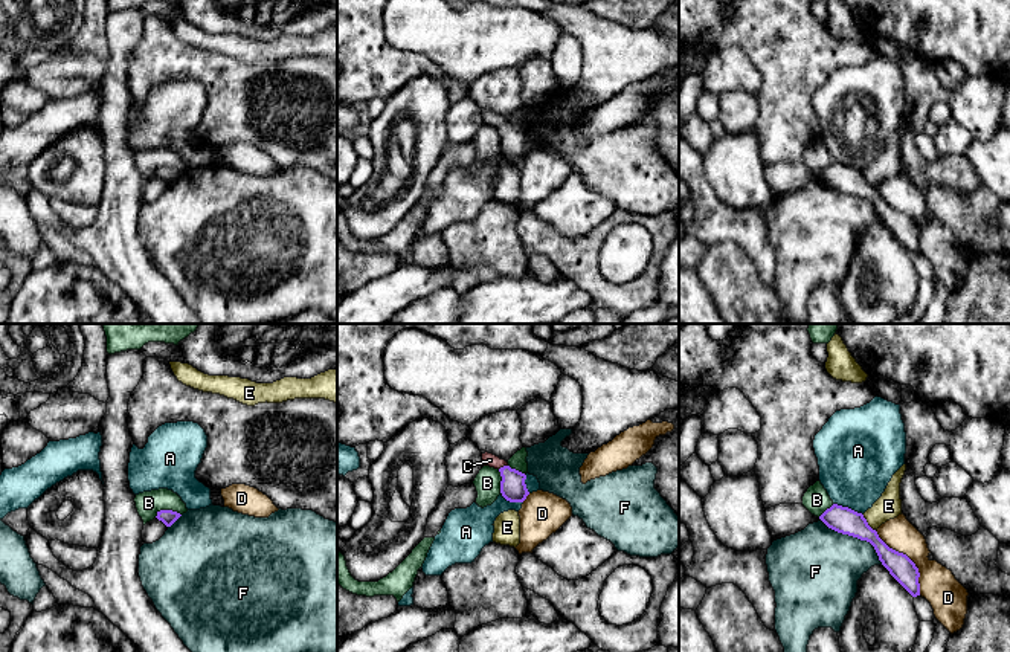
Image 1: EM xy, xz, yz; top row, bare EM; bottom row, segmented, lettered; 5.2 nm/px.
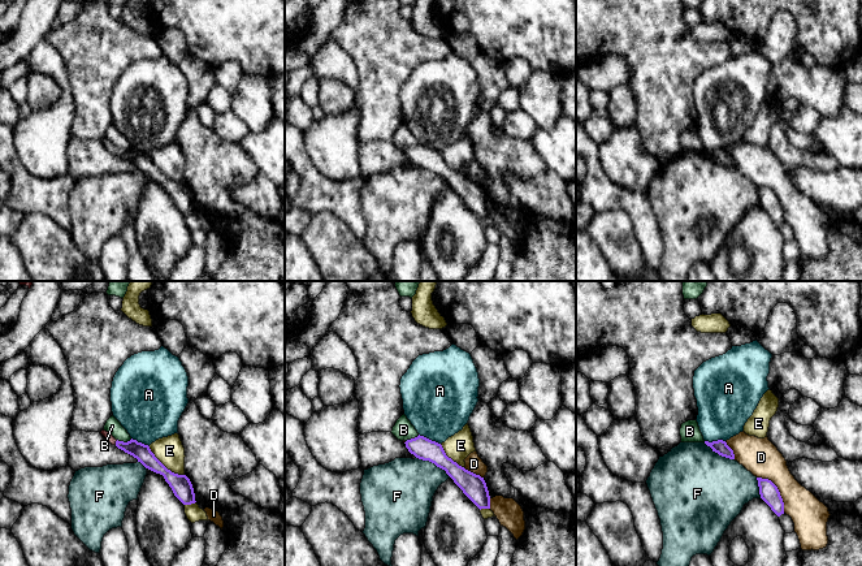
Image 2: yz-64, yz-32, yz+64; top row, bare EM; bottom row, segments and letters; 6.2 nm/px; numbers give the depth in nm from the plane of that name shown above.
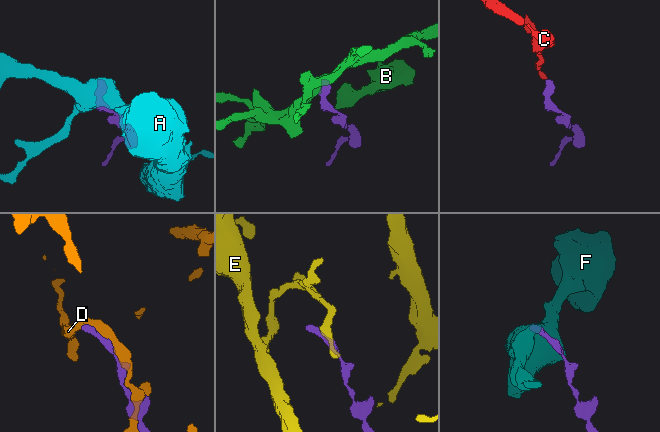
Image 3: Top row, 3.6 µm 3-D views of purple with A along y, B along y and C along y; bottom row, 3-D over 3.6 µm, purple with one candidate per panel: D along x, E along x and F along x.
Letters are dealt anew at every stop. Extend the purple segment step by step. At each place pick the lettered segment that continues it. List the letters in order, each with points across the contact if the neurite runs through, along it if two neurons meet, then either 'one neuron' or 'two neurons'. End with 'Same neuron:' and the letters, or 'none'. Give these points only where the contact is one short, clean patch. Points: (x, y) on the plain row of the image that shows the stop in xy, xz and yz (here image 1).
A: border along yz (833, 161), (850, 165), (862, 173); two neurons
B: border along xy (180, 173), (171, 168), (160, 168), (154, 174); two neurons
C: runs through xz (513, 145), (513, 138), (504, 124), (490, 118); one neuron
D: two neurons
E: border along yz (862, 173), (874, 188); two neurons
F: two neurons
Same neuron: C

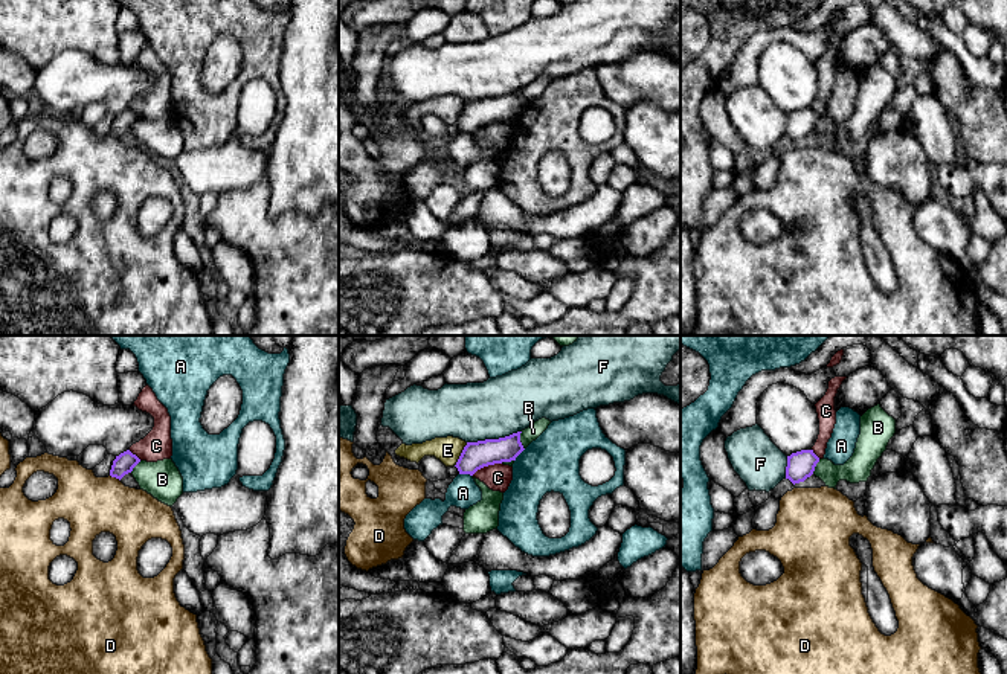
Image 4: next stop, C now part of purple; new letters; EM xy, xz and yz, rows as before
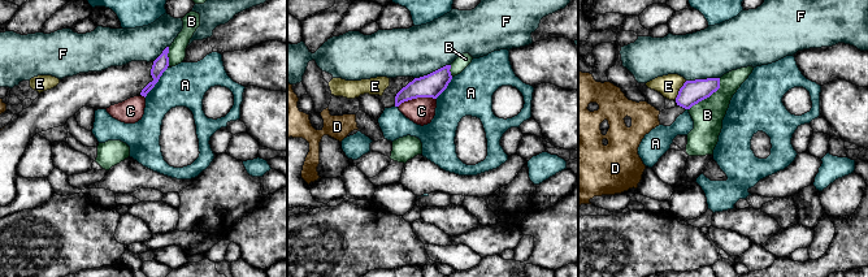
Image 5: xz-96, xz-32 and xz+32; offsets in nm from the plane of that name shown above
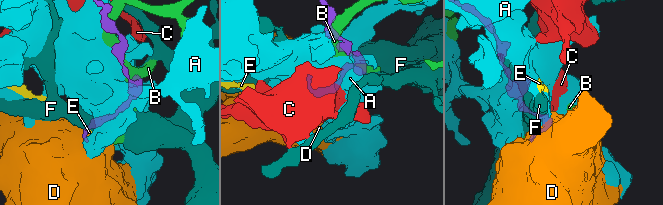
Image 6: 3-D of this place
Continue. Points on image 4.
A: two neurons
B: two neurons
C: border along xz (501, 121), (484, 124), (472, 133); two neurons
D: border along xy (110, 133), (119, 139); two neurons
E: border along xz (467, 101), (455, 124); two neurons
F: two neurons
Same neuron: none

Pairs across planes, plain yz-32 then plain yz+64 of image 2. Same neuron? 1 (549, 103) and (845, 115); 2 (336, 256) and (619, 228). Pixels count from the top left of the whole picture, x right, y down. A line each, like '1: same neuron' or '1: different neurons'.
1: different neurons
2: same neuron

